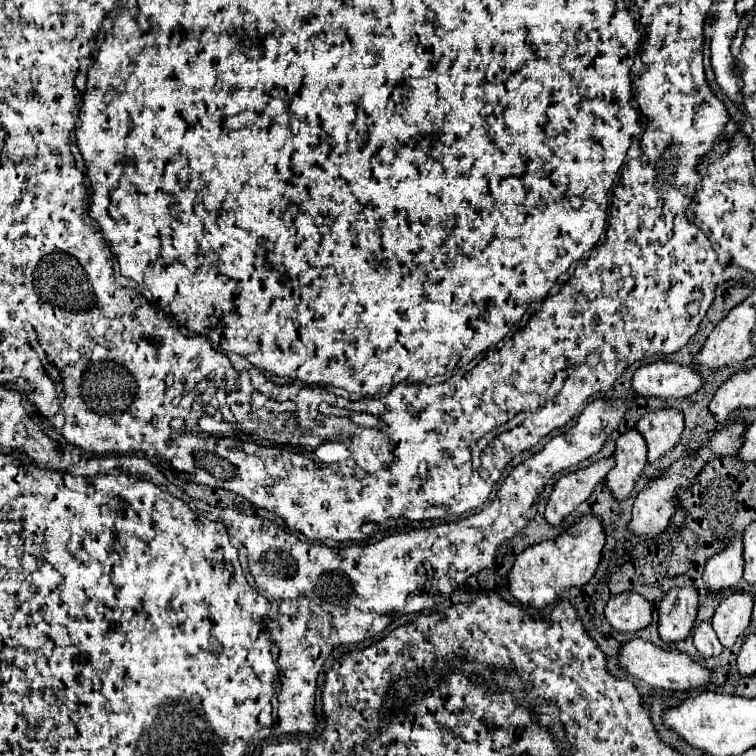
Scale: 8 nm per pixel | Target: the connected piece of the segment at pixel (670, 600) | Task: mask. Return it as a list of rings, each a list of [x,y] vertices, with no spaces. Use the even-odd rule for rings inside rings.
[[[695,586],[671,588],[659,604],[657,632],[663,642],[681,642],[689,638],[697,616],[699,594]]]

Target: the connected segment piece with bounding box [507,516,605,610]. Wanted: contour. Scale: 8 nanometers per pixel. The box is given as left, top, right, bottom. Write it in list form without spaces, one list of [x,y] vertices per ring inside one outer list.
[[[585,516],[576,524],[563,532],[555,540],[545,540],[535,546],[525,548],[513,568],[507,574],[507,588],[515,600],[519,600],[525,606],[531,606],[535,610],[543,610],[545,606],[557,602],[565,590],[581,588],[587,584],[601,560],[601,550],[605,544],[605,534],[601,520],[595,516]]]

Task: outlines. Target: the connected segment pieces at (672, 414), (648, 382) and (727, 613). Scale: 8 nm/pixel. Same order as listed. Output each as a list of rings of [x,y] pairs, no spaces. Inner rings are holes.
[[[675,408],[647,412],[637,422],[635,430],[639,430],[639,434],[645,438],[649,448],[649,454],[647,454],[649,464],[659,462],[661,456],[665,456],[679,444],[683,428],[685,428],[683,414]]]
[[[653,362],[633,374],[633,390],[641,398],[689,398],[701,388],[701,376],[691,366]]]
[[[733,594],[717,606],[711,626],[717,632],[717,638],[725,650],[729,650],[739,636],[749,630],[753,610],[753,596],[749,594]]]

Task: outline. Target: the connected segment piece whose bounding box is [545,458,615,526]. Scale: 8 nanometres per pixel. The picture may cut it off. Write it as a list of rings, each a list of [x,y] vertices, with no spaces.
[[[613,458],[599,460],[579,472],[565,474],[555,482],[555,488],[551,492],[551,498],[547,502],[545,518],[551,526],[559,526],[579,504],[583,504],[595,486],[605,480],[607,472],[615,466]]]

